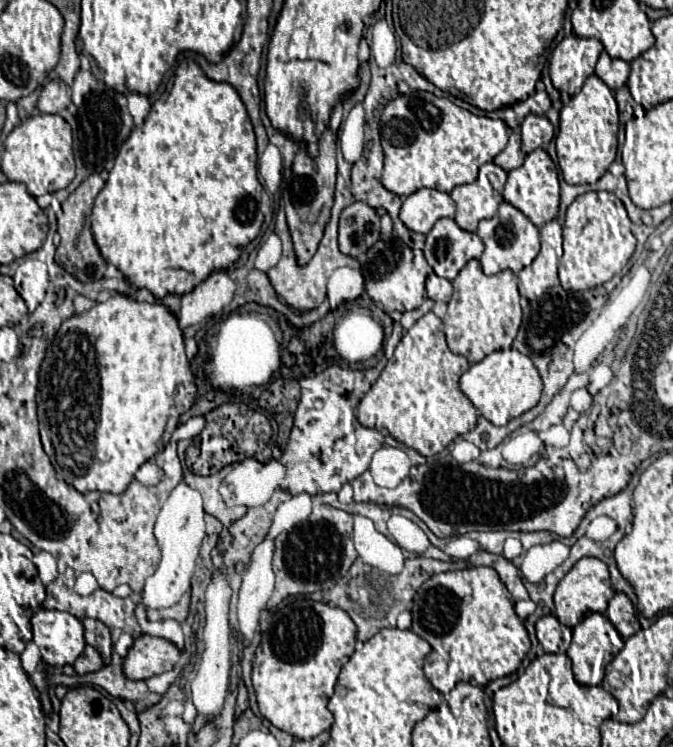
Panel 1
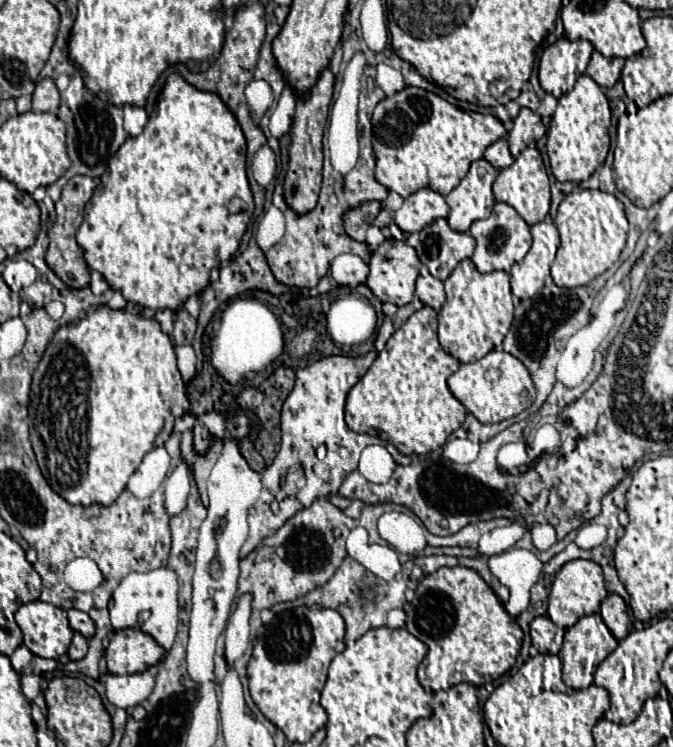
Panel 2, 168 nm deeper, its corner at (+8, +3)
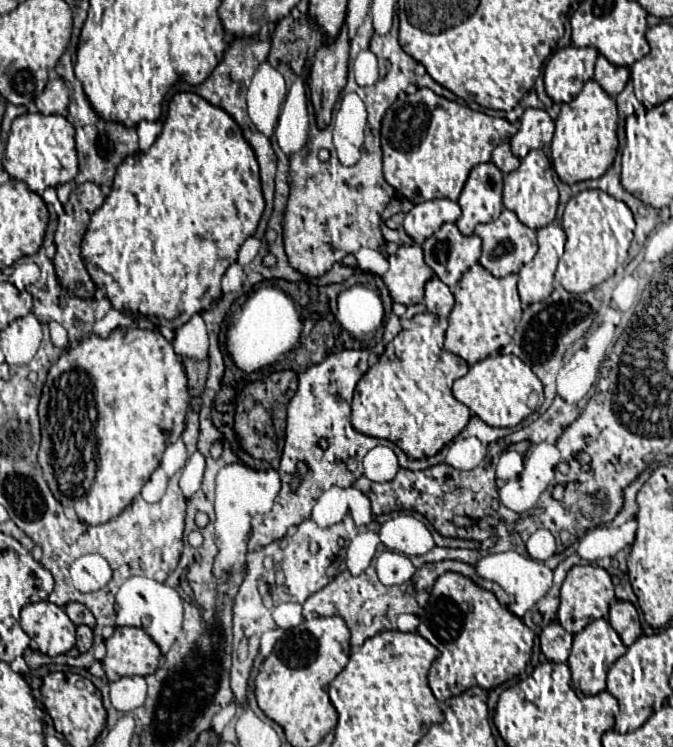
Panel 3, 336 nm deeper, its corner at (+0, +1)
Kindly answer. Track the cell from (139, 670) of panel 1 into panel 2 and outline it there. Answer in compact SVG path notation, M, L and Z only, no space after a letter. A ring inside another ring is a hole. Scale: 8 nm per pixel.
M140 629L114 631L110 645L104 651L108 673L126 675L142 673L156 665L164 655L164 649Z

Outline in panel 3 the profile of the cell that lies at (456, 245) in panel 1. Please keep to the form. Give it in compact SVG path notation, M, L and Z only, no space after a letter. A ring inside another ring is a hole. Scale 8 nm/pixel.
M444 223L422 245L428 267L448 285L460 281L466 269L480 259L482 241L478 235L462 235L454 223Z

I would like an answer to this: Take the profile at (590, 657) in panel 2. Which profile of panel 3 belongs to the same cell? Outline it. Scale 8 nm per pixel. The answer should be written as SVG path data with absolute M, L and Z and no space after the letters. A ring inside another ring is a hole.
M596 619L594 623L590 623L584 631L574 635L574 645L572 645L572 651L568 657L568 667L572 671L574 687L578 691L582 691L584 695L596 695L596 693L604 691L606 689L606 673L608 673L610 665L624 653L626 653L624 643L606 619Z

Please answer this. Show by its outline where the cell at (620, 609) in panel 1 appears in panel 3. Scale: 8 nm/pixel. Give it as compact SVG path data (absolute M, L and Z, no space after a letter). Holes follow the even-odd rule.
M614 601L610 605L608 621L626 647L630 647L642 635L638 611L630 601Z

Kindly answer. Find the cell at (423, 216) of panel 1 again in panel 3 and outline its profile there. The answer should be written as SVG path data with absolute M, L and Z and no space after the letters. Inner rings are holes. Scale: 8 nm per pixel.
M430 199L414 205L405 215L403 228L418 245L434 235L444 223L460 217L460 205L450 199Z

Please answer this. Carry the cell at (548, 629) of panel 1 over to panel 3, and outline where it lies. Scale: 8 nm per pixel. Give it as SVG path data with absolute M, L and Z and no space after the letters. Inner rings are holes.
M554 621L550 625L546 625L540 633L540 647L542 653L546 655L548 661L554 663L564 663L570 655L570 647L572 647L572 637Z

